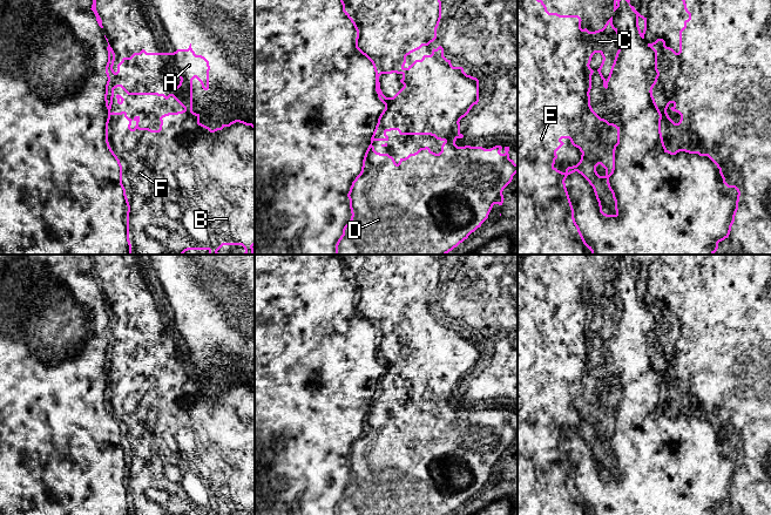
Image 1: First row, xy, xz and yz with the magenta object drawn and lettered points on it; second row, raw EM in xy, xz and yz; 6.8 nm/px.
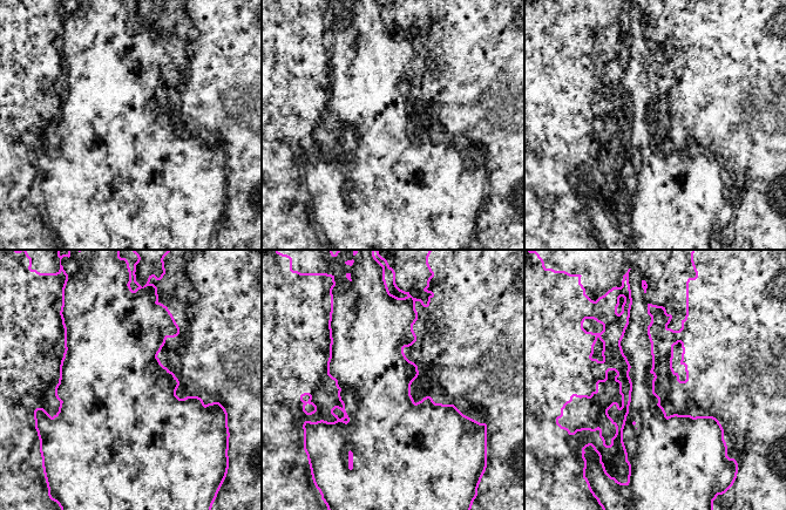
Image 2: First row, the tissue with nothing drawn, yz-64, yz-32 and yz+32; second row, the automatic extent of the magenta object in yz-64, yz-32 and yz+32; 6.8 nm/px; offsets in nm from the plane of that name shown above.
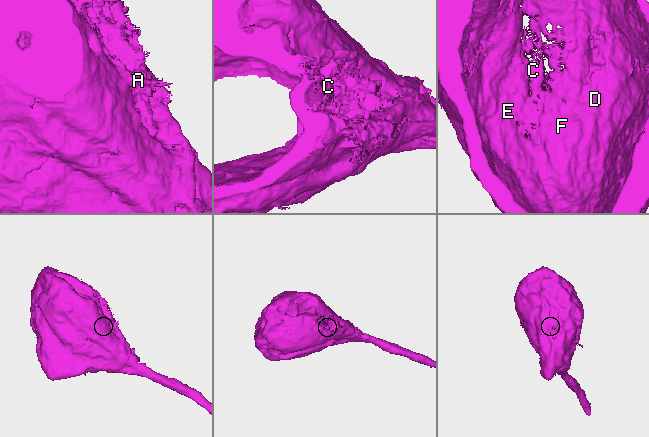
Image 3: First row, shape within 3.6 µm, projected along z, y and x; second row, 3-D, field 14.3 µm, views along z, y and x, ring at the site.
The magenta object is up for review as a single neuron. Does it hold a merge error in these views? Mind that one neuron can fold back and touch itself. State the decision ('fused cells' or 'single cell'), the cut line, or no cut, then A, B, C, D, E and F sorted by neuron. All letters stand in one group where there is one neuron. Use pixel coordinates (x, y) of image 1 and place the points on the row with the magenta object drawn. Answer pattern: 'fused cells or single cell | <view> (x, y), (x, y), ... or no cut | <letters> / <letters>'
single cell | no cut | A B C D E F

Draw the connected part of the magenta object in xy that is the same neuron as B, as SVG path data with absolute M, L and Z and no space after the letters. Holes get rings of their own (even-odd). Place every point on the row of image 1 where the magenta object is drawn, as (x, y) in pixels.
M108 42L108 62L106 74L108 77L106 84L104 101L108 109L108 118L106 122L106 143L111 155L117 161L120 167L120 185L123 190L123 196L128 206L127 211L127 242L129 245L129 255L183 255L188 250L208 250L209 255L219 255L217 251L223 245L242 245L245 250L243 255L253 255L255 245L255 126L241 120L235 120L229 124L222 124L221 128L211 130L209 127L199 122L199 114L192 111L192 80L196 77L204 90L209 89L209 61L196 55L191 48L177 49L174 53L147 53L142 49L140 53L134 53L130 57L123 57L117 65L117 72L113 69L115 53ZM121 87L128 95L157 95L168 100L173 96L184 109L177 113L168 113L160 117L161 124L158 130L149 128L140 128L140 116L133 120L127 116L126 111L111 113L114 89Z

